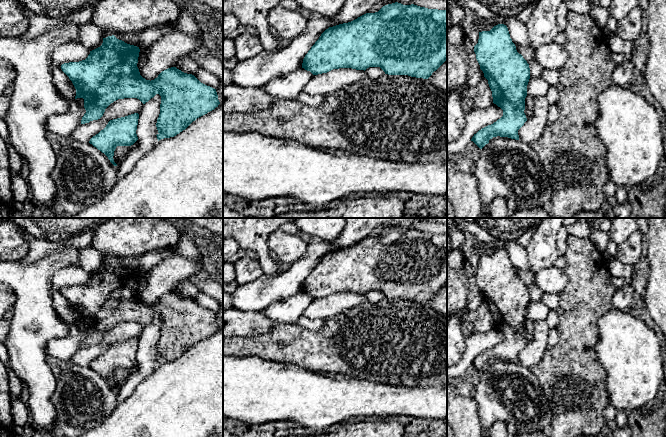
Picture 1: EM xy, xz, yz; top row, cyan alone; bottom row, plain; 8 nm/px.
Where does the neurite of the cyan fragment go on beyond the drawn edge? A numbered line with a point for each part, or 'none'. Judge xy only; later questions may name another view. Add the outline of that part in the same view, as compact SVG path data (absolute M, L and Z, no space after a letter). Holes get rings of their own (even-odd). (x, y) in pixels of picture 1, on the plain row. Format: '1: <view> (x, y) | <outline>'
none

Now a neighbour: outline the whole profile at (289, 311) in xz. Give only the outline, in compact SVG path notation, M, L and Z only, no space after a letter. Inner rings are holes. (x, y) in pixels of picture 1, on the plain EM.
M302 291L286 299L276 300L263 310L264 315L275 323L297 324L313 298Z

